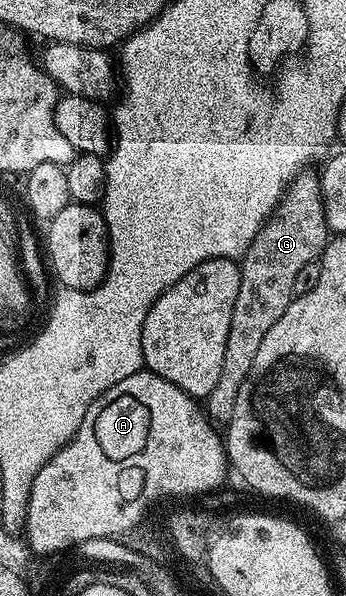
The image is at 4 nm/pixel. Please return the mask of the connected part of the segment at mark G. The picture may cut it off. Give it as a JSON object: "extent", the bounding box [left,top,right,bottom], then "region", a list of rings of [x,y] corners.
{"extent":[204,170,330,424],"region":[[[312,170],[299,172],[284,191],[284,196],[280,200],[280,205],[276,207],[276,211],[260,227],[260,232],[254,238],[248,253],[239,261],[238,298],[234,302],[234,314],[230,314],[230,334],[226,334],[226,350],[222,357],[221,373],[217,385],[204,398],[205,413],[213,423],[226,424],[233,416],[238,391],[242,388],[246,375],[250,374],[250,366],[254,366],[254,358],[259,348],[262,347],[262,341],[266,339],[266,333],[272,329],[274,322],[278,322],[278,318],[282,318],[282,314],[286,314],[286,306],[290,306],[294,298],[294,274],[298,274],[298,270],[302,270],[306,262],[319,260],[329,239],[330,233],[324,217],[324,195],[320,189],[320,177]]]}

